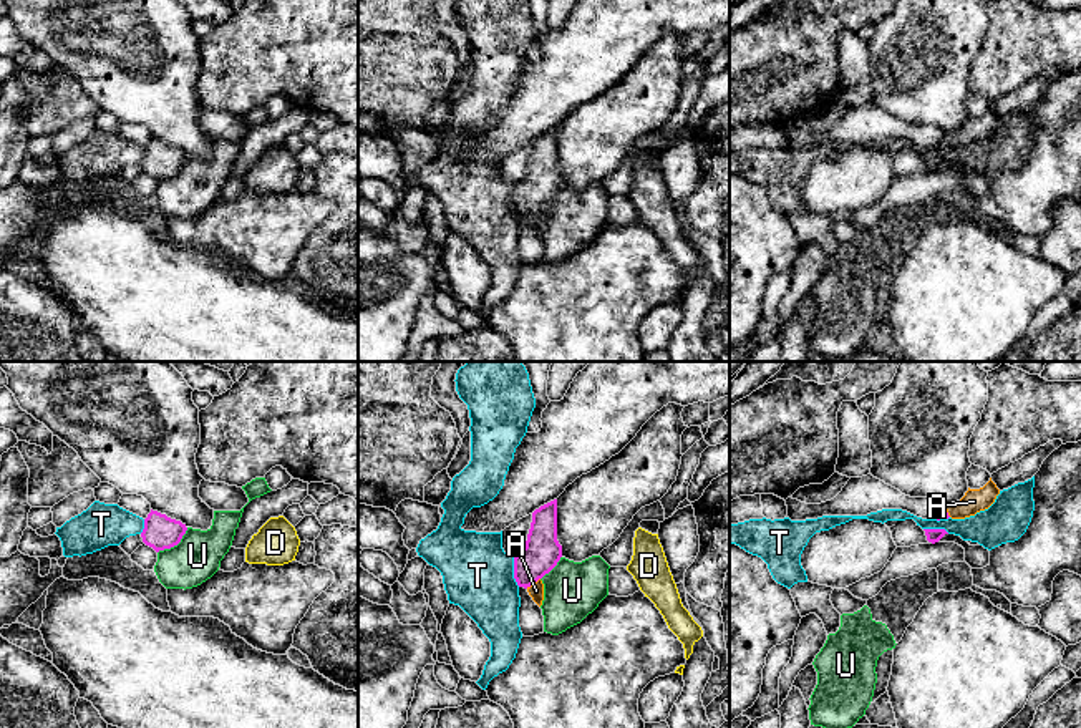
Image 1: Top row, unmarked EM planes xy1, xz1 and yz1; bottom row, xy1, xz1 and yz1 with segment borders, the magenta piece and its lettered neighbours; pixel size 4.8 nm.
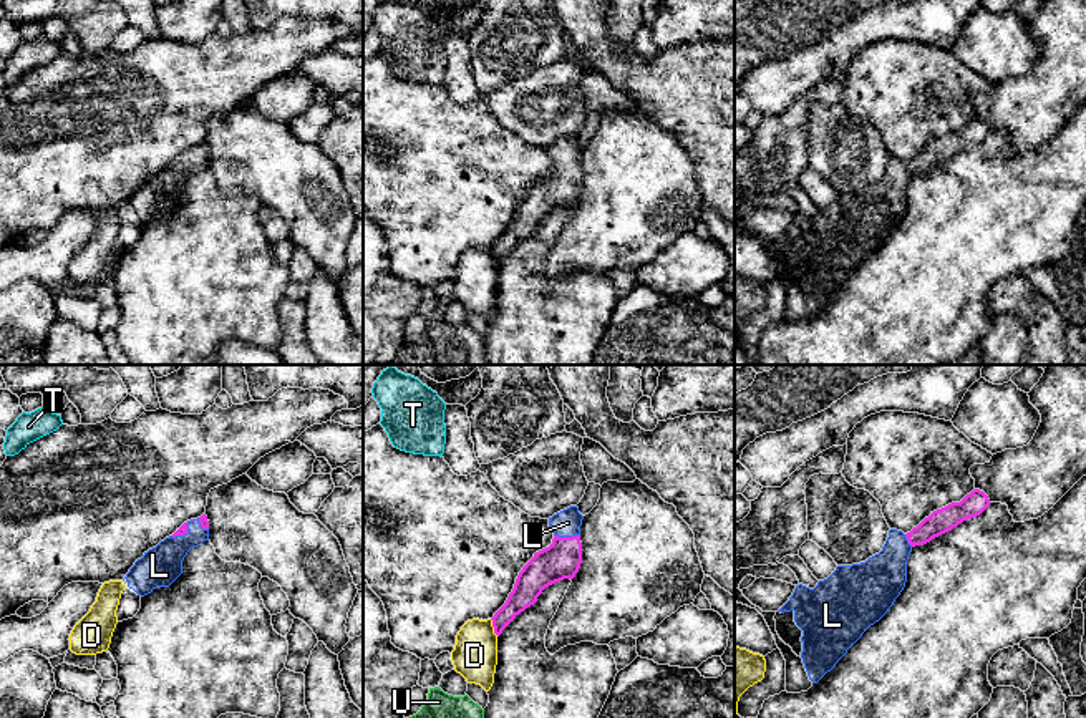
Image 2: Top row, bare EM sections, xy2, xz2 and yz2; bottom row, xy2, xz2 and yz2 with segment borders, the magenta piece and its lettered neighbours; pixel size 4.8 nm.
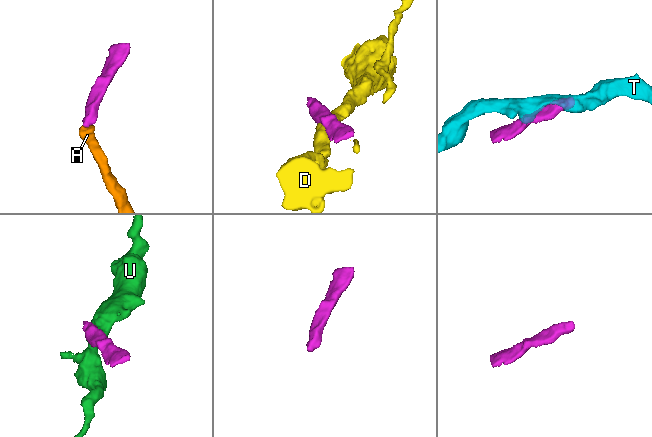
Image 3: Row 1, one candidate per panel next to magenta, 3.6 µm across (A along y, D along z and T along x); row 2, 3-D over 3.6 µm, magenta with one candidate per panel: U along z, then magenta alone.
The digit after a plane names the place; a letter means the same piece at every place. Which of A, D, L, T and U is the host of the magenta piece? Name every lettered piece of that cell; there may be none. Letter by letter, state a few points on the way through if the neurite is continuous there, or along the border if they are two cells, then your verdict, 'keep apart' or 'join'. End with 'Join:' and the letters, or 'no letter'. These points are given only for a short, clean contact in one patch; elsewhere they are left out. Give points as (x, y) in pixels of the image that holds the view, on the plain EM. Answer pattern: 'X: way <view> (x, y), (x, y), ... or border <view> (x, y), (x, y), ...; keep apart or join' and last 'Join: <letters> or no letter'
A: way xz1 (542, 179), (533, 191), (533, 213), (536, 219); join
D: keep apart
L: way xz2 (562, 188), (567, 166), (567, 151); join
T: border xz1 (513, 186), (513, 206), (519, 214); keep apart
U: border xy1 (188, 156), (176, 173), (158, 181); keep apart
Join: A, L

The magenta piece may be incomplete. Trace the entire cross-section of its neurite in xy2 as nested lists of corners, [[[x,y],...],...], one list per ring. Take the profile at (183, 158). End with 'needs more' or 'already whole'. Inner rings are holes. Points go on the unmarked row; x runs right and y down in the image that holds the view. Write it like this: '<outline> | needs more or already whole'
[[[202,143],[184,151],[172,164],[144,181],[126,202],[128,216],[144,226],[156,216],[169,216],[182,202],[187,181],[209,169],[209,149]]] | needs more

